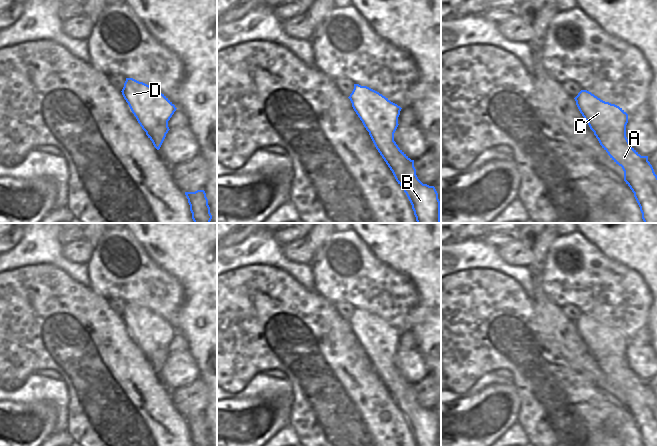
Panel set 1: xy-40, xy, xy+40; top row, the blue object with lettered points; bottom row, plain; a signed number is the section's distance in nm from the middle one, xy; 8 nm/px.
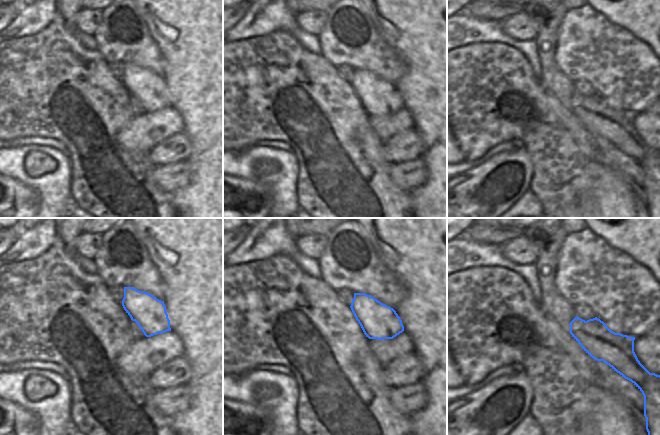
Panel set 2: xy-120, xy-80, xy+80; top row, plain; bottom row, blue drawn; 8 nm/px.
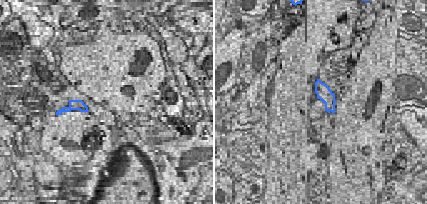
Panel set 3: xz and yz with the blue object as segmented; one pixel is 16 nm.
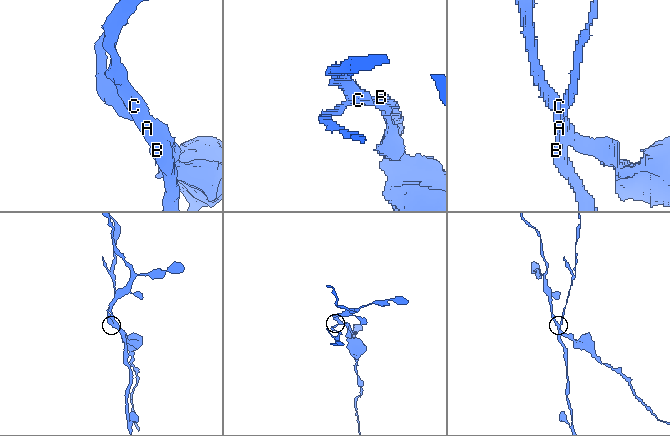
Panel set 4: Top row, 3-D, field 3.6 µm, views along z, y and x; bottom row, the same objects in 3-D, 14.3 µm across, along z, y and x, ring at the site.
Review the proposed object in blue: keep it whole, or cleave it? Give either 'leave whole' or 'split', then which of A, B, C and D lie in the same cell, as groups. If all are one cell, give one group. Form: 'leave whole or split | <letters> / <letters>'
split | A B / C D

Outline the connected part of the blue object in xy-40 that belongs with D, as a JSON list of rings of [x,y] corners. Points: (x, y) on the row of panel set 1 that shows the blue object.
[[[126,78],[121,92],[145,132],[155,128],[168,133],[168,121],[177,108],[164,94],[133,78]]]

